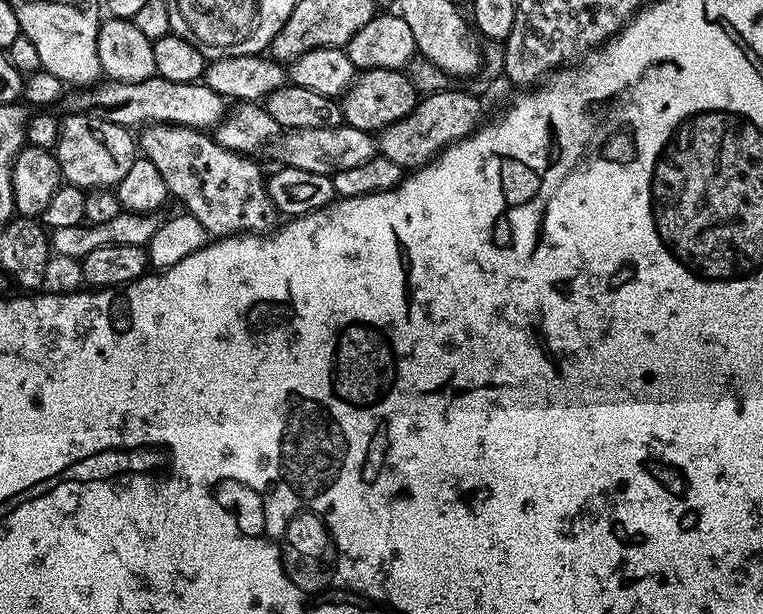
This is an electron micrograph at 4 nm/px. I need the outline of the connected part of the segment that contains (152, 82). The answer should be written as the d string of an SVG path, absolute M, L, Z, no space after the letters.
M158 75L142 82L108 80L77 92L80 93L76 96L76 104L81 113L88 114L95 110L103 119L121 124L129 130L149 124L177 124L212 130L220 123L226 111L225 97L210 90L210 86L203 82L170 82Z

